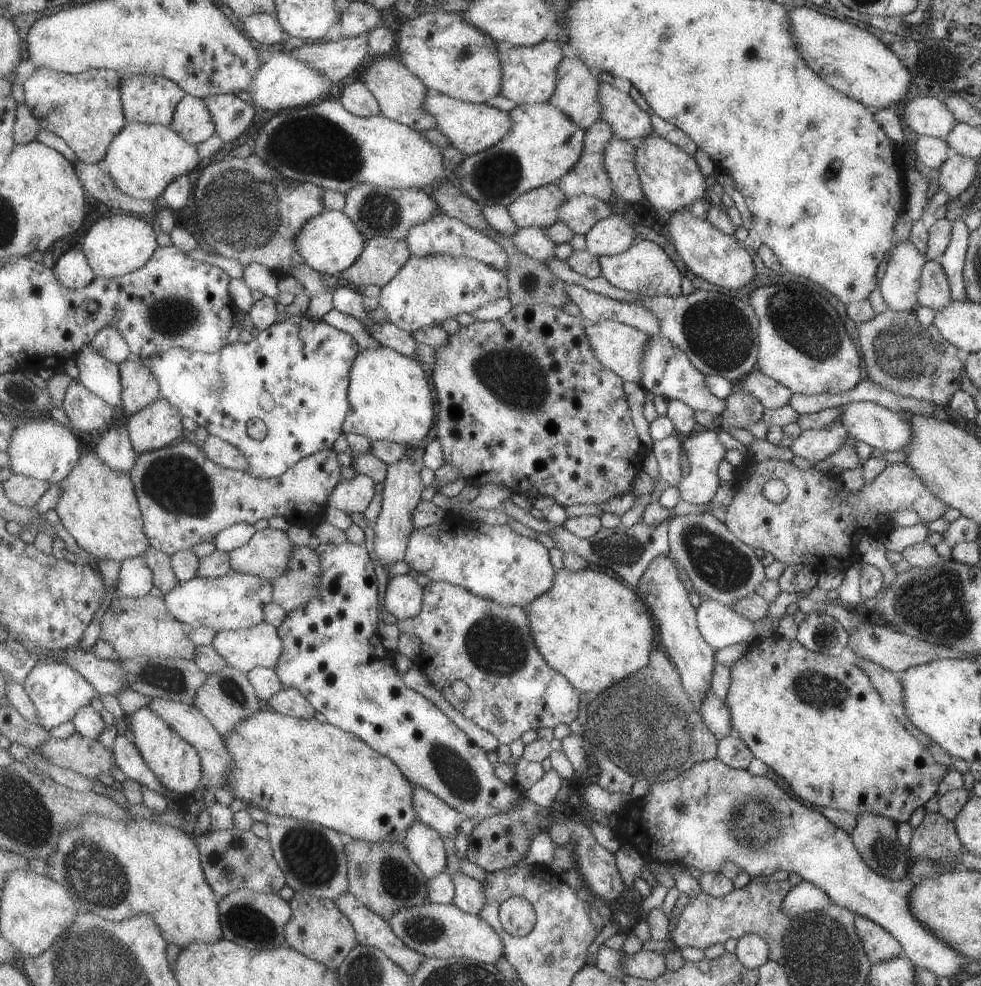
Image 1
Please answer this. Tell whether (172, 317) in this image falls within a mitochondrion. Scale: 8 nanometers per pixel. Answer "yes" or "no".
yes

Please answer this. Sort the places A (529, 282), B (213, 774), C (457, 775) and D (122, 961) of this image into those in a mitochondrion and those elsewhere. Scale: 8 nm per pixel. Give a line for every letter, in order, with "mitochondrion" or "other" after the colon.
A: other
B: other
C: mitochondrion
D: mitochondrion

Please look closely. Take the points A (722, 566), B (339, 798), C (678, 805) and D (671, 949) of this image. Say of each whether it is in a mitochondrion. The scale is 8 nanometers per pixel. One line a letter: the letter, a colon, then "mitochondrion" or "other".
A: mitochondrion
B: other
C: mitochondrion
D: other

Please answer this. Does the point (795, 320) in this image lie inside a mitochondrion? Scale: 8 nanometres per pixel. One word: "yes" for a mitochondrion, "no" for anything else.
yes

